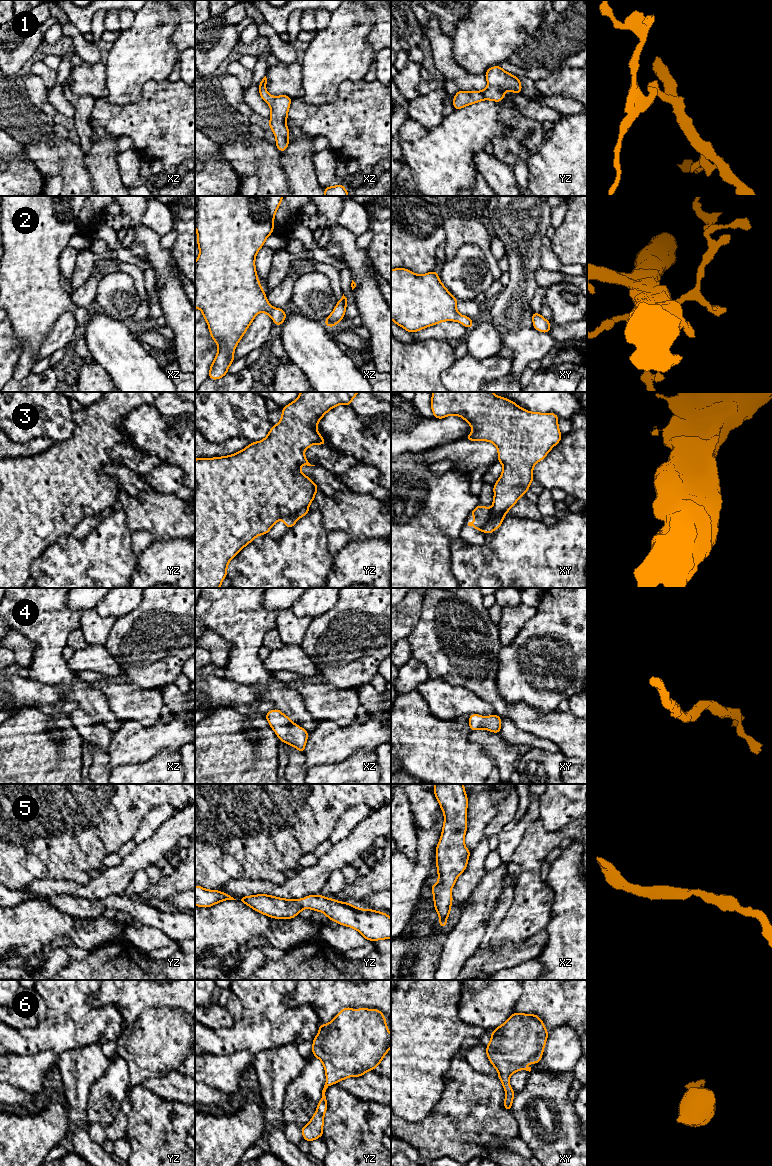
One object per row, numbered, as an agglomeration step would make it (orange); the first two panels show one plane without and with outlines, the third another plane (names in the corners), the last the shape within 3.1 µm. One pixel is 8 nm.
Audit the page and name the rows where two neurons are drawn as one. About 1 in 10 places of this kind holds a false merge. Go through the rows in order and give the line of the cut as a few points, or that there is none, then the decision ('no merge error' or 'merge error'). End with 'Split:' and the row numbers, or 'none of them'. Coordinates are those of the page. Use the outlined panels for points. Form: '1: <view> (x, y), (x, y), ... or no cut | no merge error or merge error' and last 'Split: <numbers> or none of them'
1: no cut | no merge error
2: no cut | no merge error
3: xy (505, 513), (491, 519), (482, 530) | merge error
4: no cut | no merge error
5: no cut | no merge error
6: no cut | no merge error
Split: 3

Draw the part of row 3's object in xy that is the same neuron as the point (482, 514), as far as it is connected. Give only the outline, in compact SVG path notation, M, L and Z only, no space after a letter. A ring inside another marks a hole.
M478 505L469 515L474 516L476 518L475 522L469 522L468 526L474 526L477 531L483 531L485 525L492 520L491 517L491 508L484 507L482 505ZM468 517L468 518L469 518Z

